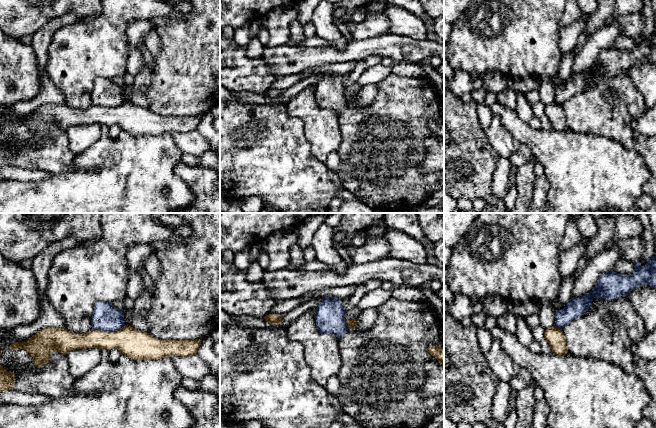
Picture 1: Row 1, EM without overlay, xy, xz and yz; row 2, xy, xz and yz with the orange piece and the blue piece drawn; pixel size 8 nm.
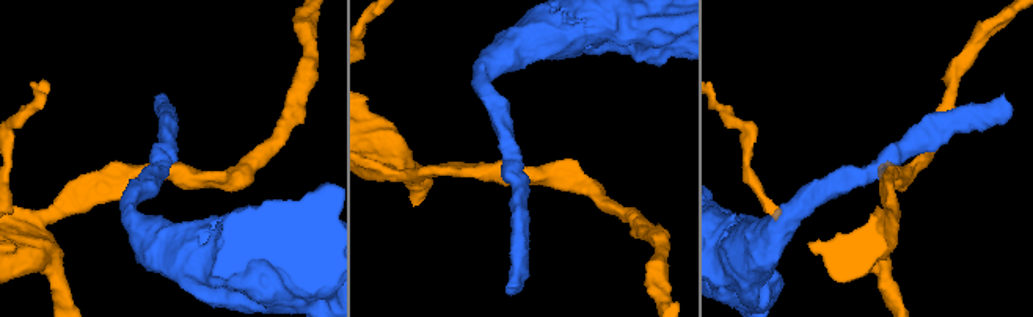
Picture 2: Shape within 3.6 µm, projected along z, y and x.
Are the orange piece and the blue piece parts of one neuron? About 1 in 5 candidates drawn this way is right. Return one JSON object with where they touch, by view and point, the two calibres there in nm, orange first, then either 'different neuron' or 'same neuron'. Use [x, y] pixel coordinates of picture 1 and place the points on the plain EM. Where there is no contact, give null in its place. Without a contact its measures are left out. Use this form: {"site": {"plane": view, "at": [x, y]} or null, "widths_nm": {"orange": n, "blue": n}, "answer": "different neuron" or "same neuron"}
{"site": {"plane": "xy", "at": [108, 107]}, "widths_nm": {"orange": 220, "blue": 220}, "answer": "different neuron"}

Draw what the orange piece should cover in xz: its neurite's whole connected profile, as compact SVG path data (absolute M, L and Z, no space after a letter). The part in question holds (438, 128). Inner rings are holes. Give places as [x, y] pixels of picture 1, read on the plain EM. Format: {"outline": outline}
{"outline": "M430 121L428 123L428 128L430 131L434 132L440 140L444 142L444 124L437 121Z"}

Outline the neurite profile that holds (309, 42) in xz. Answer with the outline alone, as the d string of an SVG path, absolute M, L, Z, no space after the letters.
M315 35L313 37L305 37L303 40L303 46L305 48L324 48L329 47L329 43L326 40Z

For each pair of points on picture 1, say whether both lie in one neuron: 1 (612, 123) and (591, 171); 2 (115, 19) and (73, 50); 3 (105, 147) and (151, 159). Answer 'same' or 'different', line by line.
1: different
2: same
3: same

